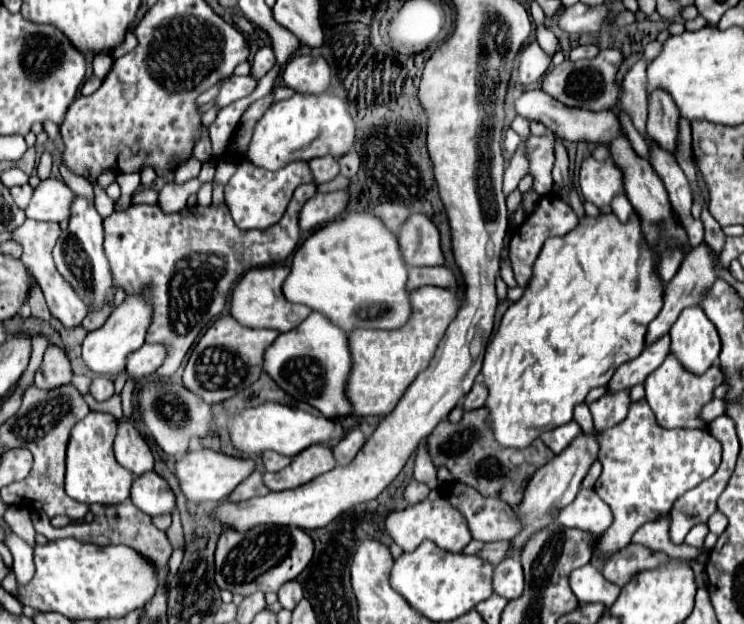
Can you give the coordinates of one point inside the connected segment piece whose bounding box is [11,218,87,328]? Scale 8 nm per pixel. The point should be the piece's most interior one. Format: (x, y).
(37, 239)

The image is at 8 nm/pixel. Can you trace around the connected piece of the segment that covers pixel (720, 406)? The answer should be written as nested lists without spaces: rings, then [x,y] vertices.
[[[713,400],[713,402],[709,402],[709,404],[703,408],[701,418],[703,418],[705,422],[711,422],[711,420],[715,420],[717,416],[725,414],[725,410],[727,410],[727,400]]]

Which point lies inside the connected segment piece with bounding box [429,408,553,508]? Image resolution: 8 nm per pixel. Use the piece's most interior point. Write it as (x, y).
(499, 474)

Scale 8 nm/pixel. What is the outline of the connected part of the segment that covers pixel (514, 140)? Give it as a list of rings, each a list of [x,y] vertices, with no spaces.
[[[507,130],[505,132],[505,140],[503,140],[503,144],[505,144],[505,150],[509,152],[509,154],[513,154],[515,150],[517,150],[517,146],[521,144],[521,136],[515,132],[515,130]]]

